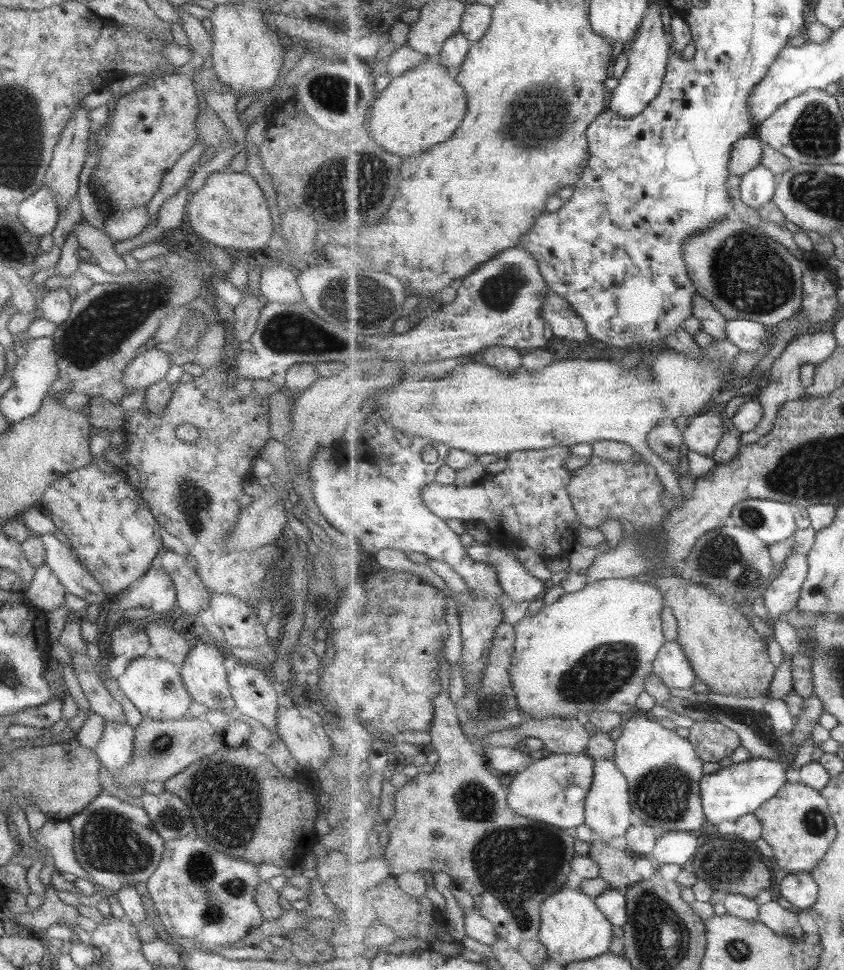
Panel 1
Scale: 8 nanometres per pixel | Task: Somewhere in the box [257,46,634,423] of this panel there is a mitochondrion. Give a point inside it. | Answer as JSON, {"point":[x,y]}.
{"point":[364,190]}

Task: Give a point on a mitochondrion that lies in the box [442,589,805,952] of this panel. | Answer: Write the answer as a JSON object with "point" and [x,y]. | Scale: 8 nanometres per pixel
{"point":[515,873]}

